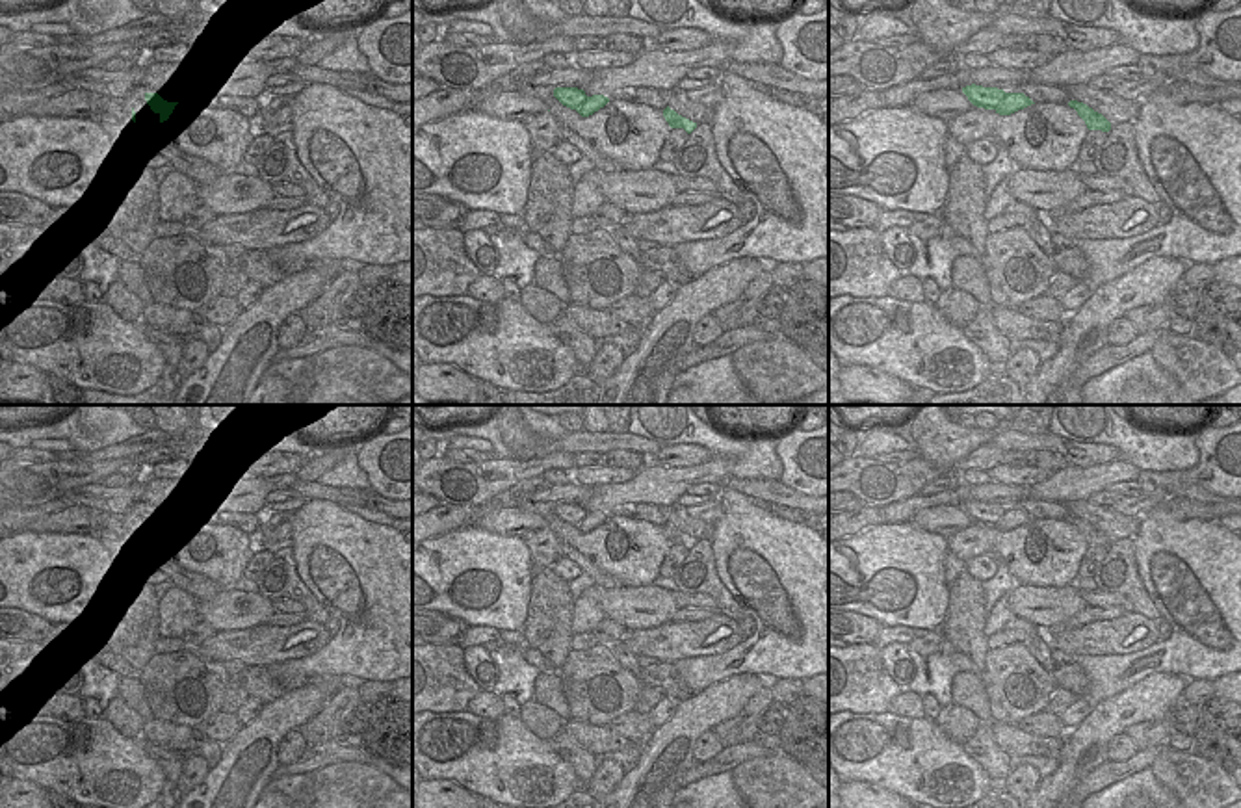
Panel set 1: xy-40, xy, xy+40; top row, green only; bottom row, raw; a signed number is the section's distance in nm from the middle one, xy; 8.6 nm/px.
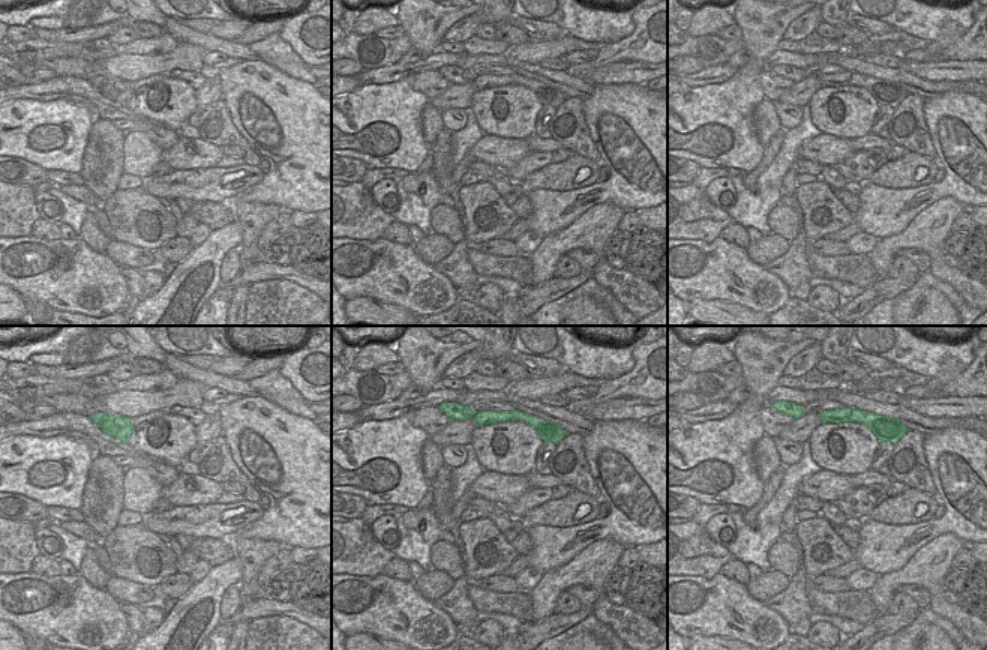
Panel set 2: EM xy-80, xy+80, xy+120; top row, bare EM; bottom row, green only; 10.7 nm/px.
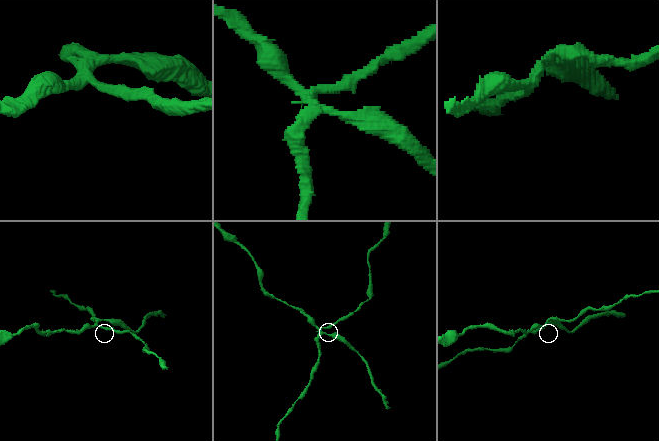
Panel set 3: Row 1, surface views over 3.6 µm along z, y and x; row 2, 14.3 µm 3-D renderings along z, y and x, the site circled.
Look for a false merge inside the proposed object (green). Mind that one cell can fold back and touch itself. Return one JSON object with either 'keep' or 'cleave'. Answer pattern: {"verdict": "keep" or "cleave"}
{"verdict": "cleave"}

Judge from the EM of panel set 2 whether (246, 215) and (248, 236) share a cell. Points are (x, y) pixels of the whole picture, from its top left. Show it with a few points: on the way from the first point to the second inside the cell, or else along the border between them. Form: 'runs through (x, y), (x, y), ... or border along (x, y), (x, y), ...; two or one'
runs through (246, 219), (248, 231); one

